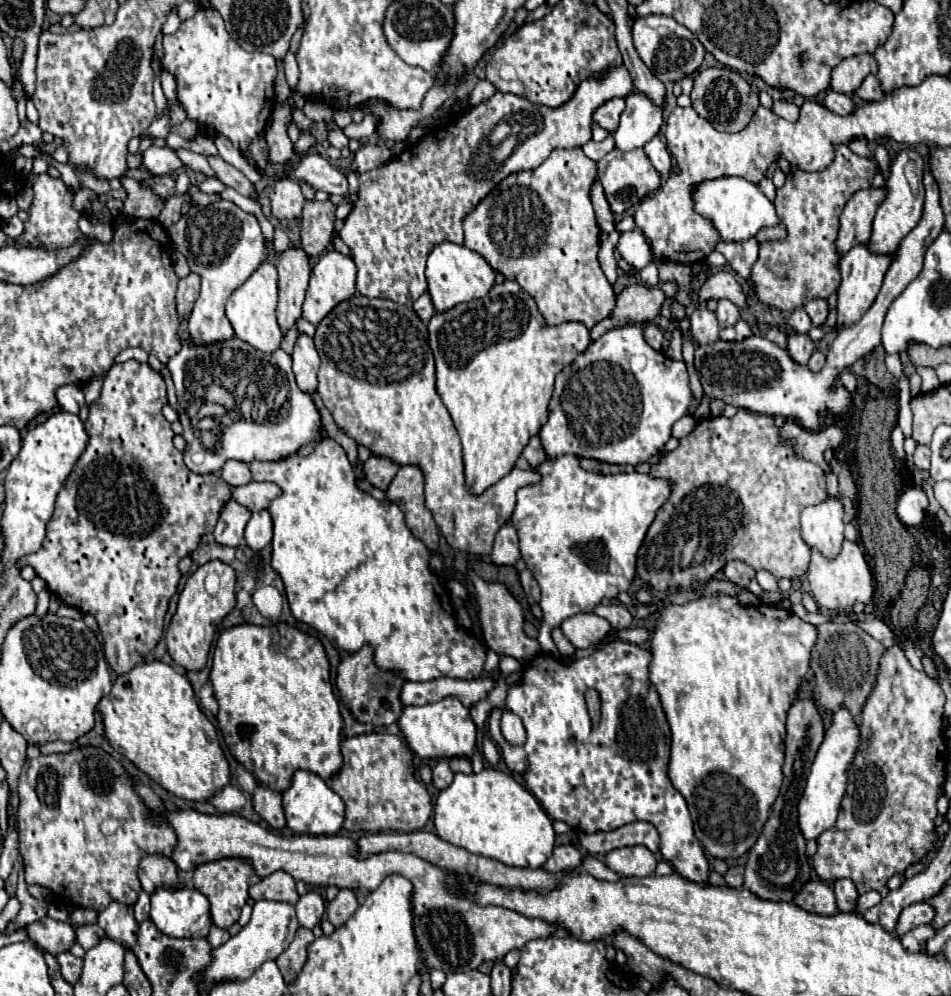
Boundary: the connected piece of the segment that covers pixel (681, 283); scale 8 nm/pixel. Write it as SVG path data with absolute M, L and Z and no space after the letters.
M658 261L658 269L660 269L660 279L662 281L676 281L678 283L676 299L682 305L688 305L692 301L692 293L690 293L690 265Z

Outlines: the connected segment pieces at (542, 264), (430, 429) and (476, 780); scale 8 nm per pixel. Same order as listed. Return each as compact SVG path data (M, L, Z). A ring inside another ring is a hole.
M582 147L554 149L540 167L508 175L464 219L464 245L482 255L496 273L502 273L508 281L516 281L528 291L548 325L578 321L592 329L612 313L616 303L614 289L598 263L600 227L590 203L590 189L596 179L596 161L588 159Z
M356 293L354 297L338 303L318 323L314 345L320 355L318 395L322 397L326 409L332 413L336 427L352 437L358 445L370 449L372 455L386 457L398 465L418 465L426 481L426 507L434 513L434 519L448 545L458 551L482 557L488 555L492 551L496 531L508 523L514 513L516 491L520 487L538 483L540 473L534 467L512 467L508 475L504 475L498 483L480 495L472 495L466 489L460 439L448 409L436 391L436 371L434 357L428 347L428 331L414 309L388 299L370 299Z
M486 767L482 773L456 773L450 787L442 789L436 807L434 807L434 827L436 835L456 847L462 847L474 855L482 855L494 861L500 861L510 867L526 867L526 869L540 869L546 859L552 855L554 849L554 829L552 819L546 815L542 805L536 801L532 793L528 793L520 783L514 781L512 775Z

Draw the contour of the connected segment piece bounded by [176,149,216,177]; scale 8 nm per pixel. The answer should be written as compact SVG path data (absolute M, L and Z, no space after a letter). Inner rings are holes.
M178 149L176 153L178 153L178 157L182 159L182 163L188 165L190 169L194 169L194 171L206 175L206 177L216 177L204 155L198 155L198 153L192 153L192 151L186 151L186 149Z

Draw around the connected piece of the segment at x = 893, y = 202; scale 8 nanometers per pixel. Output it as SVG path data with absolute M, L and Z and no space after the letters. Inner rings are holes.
M908 149L902 151L902 153L898 153L898 157L892 161L892 165L890 165L890 177L888 177L888 181L886 181L886 185L888 185L888 195L886 195L884 203L878 207L878 211L876 211L876 217L874 217L874 223L872 223L872 235L870 235L870 239L868 239L868 251L872 251L872 253L892 255L892 253L898 249L900 241L916 227L916 223L918 223L920 217L922 217L924 187L920 185L918 195L912 195L910 185L908 185L908 181L906 181L906 177L904 177L904 165L906 165L908 161L914 161L914 163L916 163L918 175L922 173L922 157L916 155L916 153L912 153L912 151L908 151Z

